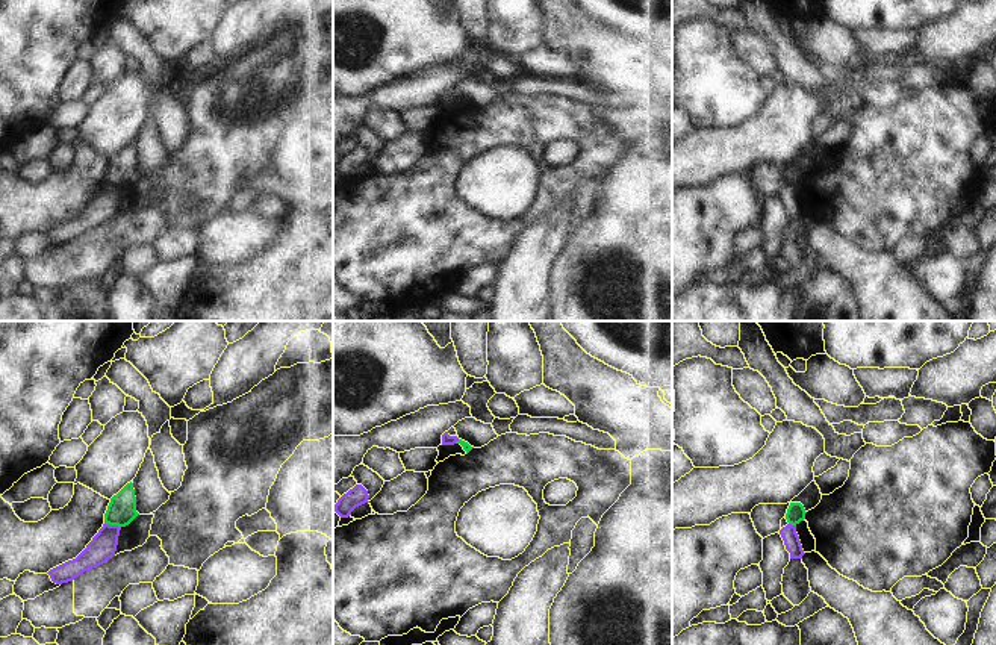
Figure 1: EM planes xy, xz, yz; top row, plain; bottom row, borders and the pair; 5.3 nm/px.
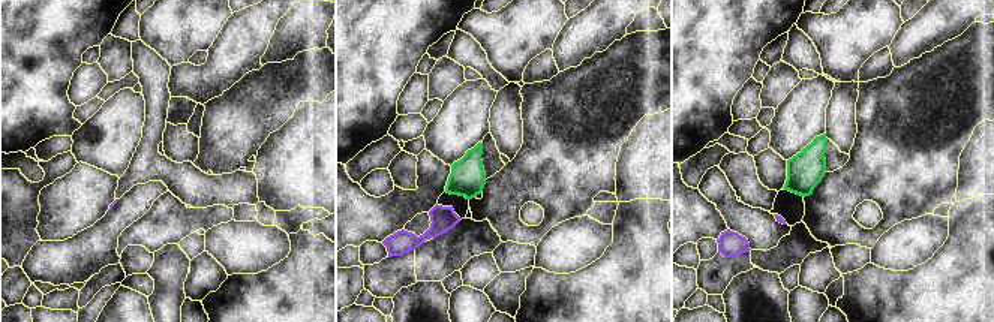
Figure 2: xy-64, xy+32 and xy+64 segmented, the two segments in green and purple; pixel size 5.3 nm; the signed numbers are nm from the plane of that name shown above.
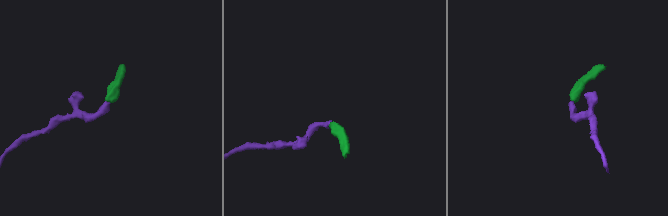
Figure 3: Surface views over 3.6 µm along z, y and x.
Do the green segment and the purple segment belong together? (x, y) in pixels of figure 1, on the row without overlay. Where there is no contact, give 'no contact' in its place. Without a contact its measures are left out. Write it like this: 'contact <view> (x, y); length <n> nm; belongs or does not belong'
contact xy (112, 185); length 90 nm; does not belong

